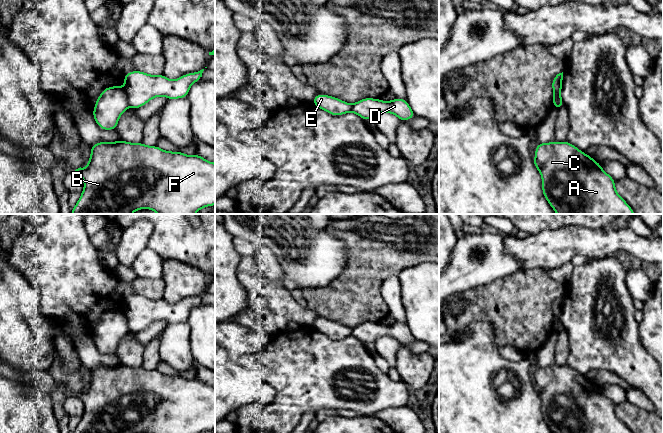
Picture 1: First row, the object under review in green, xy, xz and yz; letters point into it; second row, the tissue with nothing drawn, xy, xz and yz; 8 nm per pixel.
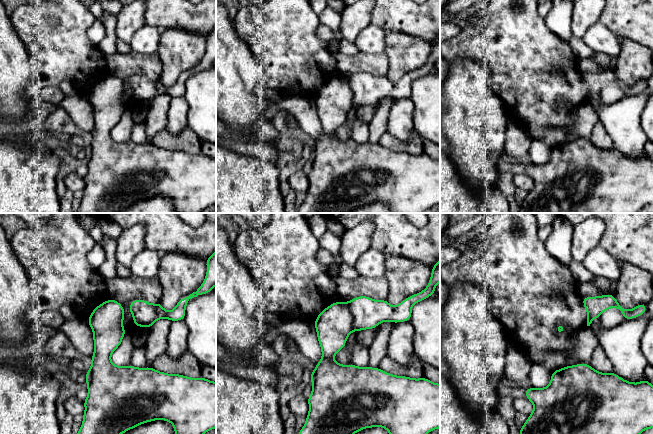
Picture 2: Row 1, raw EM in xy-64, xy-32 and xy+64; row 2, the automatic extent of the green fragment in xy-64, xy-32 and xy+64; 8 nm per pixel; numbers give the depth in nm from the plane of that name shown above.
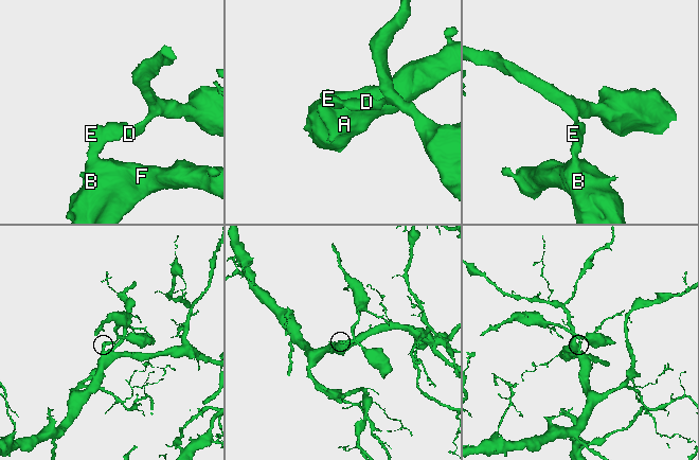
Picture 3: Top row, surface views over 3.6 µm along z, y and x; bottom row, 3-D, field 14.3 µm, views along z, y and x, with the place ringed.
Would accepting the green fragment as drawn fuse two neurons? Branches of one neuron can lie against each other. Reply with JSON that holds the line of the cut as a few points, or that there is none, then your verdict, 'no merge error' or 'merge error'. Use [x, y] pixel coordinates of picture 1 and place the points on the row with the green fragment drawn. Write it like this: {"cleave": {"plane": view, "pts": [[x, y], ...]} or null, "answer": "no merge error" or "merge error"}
{"cleave": {"plane": "xy", "pts": [[124, 88], [129, 106]]}, "answer": "merge error"}

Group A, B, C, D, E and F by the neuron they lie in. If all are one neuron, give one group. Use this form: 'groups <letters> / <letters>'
groups A B C E F / D

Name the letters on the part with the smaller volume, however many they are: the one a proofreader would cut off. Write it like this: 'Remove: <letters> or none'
Remove: D

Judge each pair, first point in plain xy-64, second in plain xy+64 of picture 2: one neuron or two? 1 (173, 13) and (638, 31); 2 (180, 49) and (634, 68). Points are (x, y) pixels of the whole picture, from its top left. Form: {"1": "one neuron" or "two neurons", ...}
{"1": "one neuron", "2": "one neuron"}

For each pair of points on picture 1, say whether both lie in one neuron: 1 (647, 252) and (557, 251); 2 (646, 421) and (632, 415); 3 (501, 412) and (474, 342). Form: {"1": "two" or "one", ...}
{"1": "one", "2": "one", "3": "one"}

